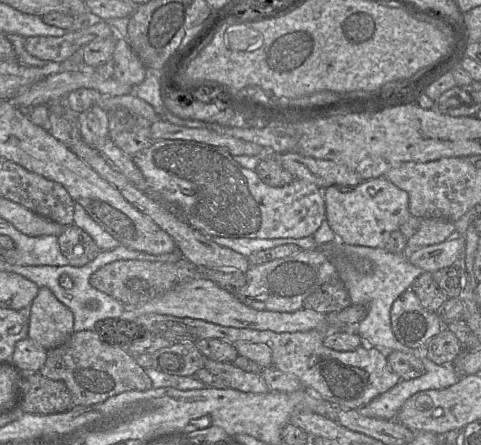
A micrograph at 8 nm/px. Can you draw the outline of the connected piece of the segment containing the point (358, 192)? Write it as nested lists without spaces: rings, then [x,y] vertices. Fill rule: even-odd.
[[[386,177],[365,180],[356,186],[332,185],[323,189],[326,220],[337,239],[351,245],[383,247],[391,232],[409,216],[409,195]]]

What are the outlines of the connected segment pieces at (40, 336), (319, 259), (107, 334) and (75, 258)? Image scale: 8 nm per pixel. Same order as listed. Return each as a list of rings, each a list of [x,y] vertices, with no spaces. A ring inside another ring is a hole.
[[[40,288],[27,310],[28,337],[45,350],[54,349],[74,334],[74,315],[48,288]]]
[[[317,248],[250,266],[245,274],[246,284],[238,291],[238,299],[254,309],[275,312],[294,312],[303,308],[306,297],[321,285],[338,279],[334,263]]]
[[[133,314],[118,319],[101,320],[95,325],[94,331],[105,343],[126,350],[147,332],[133,321]]]
[[[75,225],[65,226],[57,236],[58,246],[68,265],[81,268],[97,258],[101,249],[82,229]]]

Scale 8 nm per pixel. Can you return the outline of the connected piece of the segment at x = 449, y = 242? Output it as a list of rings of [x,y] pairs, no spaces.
[[[454,235],[442,243],[424,246],[404,254],[413,265],[433,273],[455,265],[464,249],[464,238]]]

